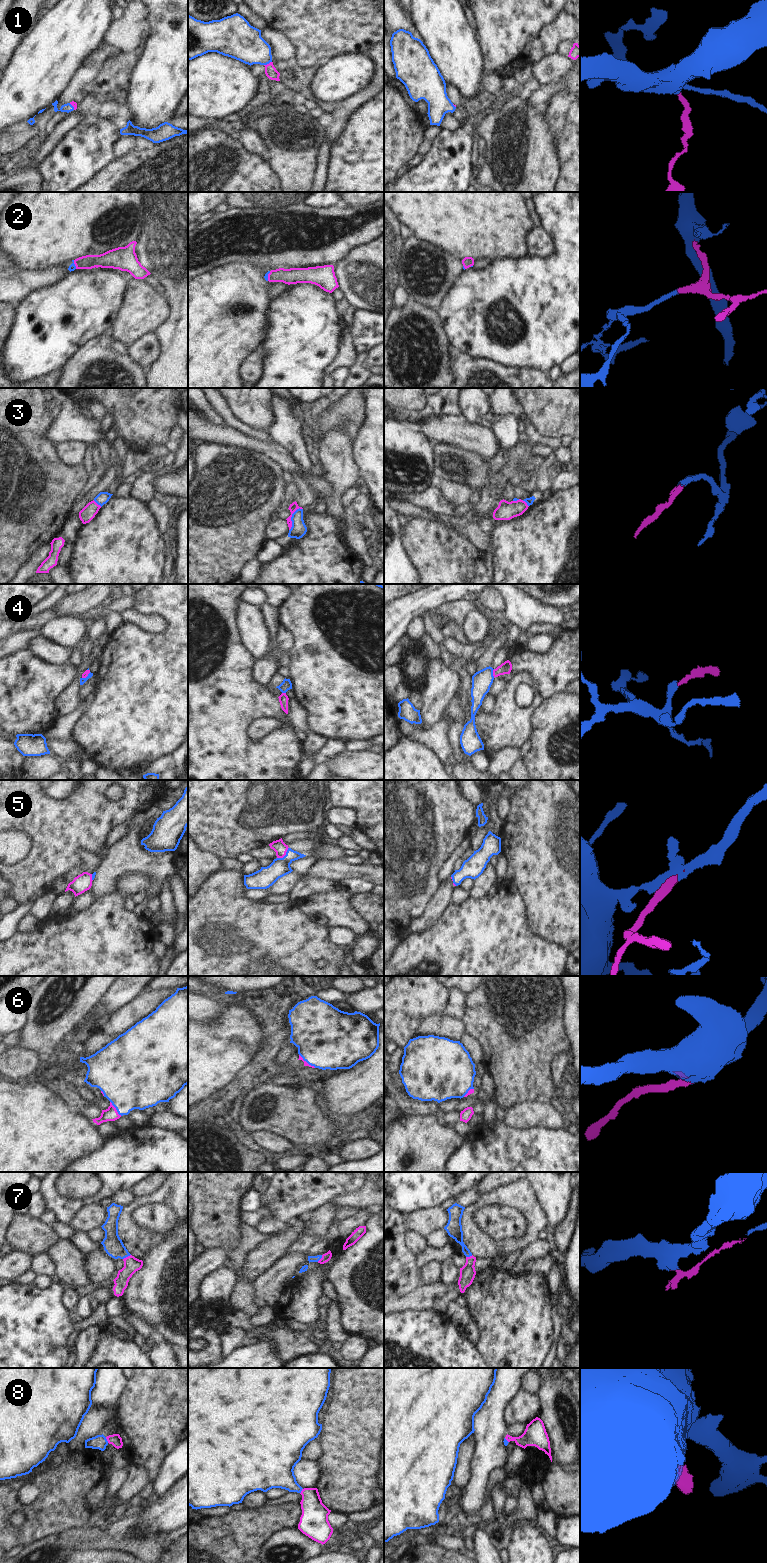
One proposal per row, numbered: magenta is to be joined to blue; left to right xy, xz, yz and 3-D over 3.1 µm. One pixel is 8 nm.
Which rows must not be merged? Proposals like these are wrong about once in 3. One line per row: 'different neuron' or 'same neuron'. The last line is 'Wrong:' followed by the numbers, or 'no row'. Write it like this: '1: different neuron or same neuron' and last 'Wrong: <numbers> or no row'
1: same neuron
2: same neuron
3: different neuron
4: same neuron
5: same neuron
6: same neuron
7: same neuron
8: same neuron
Wrong: 3

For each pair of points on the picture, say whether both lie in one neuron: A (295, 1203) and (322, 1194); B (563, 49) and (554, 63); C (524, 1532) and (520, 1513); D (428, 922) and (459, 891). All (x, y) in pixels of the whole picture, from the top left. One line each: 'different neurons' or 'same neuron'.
A: same neuron
B: different neurons
C: different neurons
D: different neurons

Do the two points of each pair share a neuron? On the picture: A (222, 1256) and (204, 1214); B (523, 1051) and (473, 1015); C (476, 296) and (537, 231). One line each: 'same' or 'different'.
A: different
B: same
C: different

